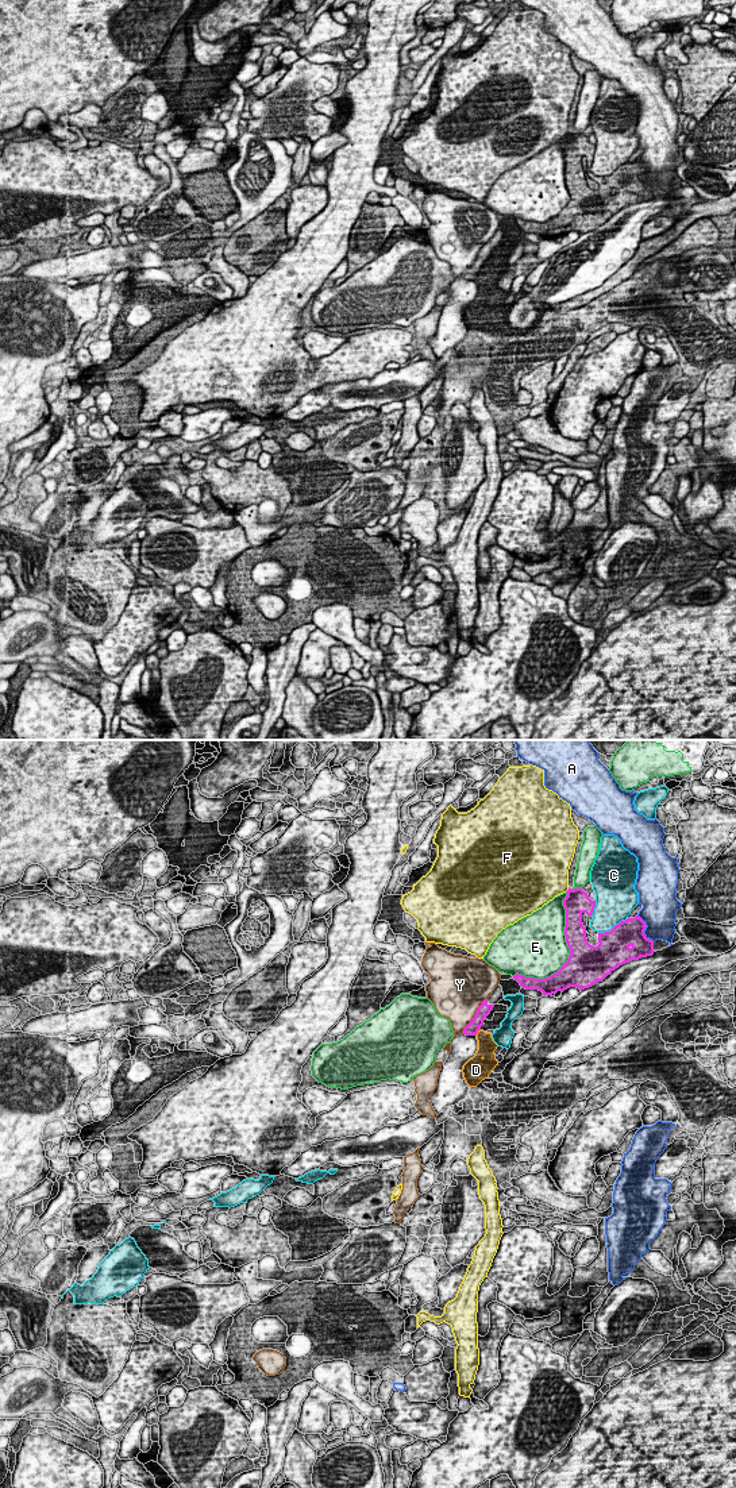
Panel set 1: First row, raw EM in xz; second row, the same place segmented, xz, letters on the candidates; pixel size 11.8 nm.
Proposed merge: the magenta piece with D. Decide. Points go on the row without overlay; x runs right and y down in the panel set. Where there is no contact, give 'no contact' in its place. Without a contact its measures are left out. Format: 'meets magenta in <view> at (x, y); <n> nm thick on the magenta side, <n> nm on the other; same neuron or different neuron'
meets magenta in xz at (477, 276); 160 nm thick on the magenta side, 220 nm on the other; different neuron

